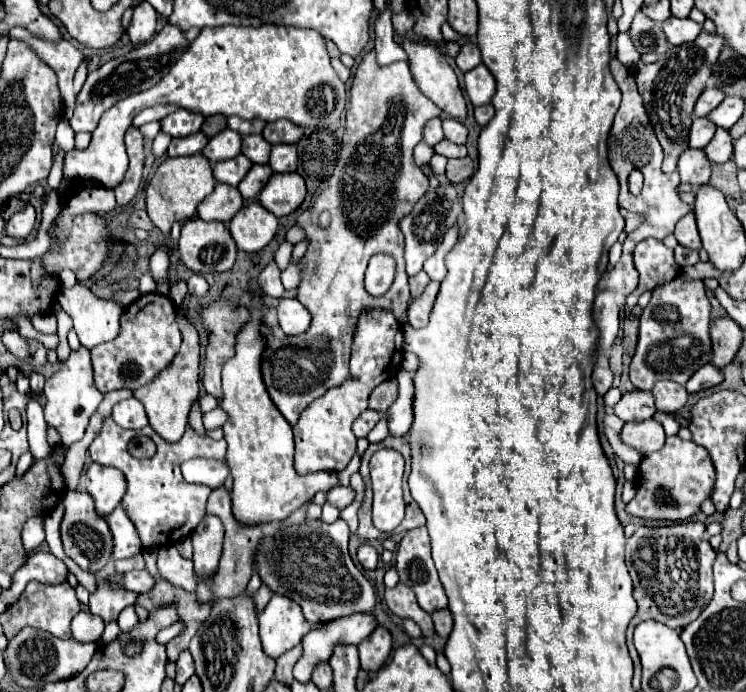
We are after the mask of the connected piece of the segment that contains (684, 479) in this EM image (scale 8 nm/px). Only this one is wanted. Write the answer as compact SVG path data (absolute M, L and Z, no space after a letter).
M678 436L666 438L662 450L646 456L640 464L640 484L636 498L626 504L626 512L646 520L684 522L700 510L700 504L710 496L714 484L714 466L710 454L696 442L684 442Z

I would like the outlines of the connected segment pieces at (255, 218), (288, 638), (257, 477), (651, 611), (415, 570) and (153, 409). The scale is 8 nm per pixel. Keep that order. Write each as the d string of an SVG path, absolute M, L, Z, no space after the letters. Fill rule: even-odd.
M260 204L244 206L230 220L230 234L236 246L244 252L262 250L274 238L276 228L278 228L276 216L262 208Z
M274 594L268 606L258 614L260 640L262 648L270 658L278 658L286 650L300 644L302 636L312 630L312 624L304 620L304 614L296 604L286 598Z
M252 296L250 304L252 320L242 328L236 342L236 356L222 368L224 398L220 408L226 410L228 422L224 428L224 440L228 442L226 464L232 472L232 514L242 526L262 526L266 522L284 522L294 510L310 502L316 492L330 490L338 484L336 472L314 472L300 476L294 470L294 438L292 426L272 404L260 374L260 358L264 352L264 340L260 336L262 300Z
M692 522L692 524L672 524L672 526L662 526L662 528L648 528L648 526L640 526L626 542L626 566L628 572L632 576L634 582L634 600L638 602L638 612L632 618L630 626L628 626L628 646L630 652L636 652L632 646L632 630L636 628L636 624L644 622L644 620L658 620L674 630L682 630L686 624L690 624L692 620L698 618L698 614L702 612L702 608L712 600L712 564L714 564L716 552L714 548L708 544L708 536L706 536L706 528L700 522ZM658 538L666 538L664 546L656 546Z
M426 526L404 534L398 544L398 562L404 562L404 582L416 592L422 610L434 612L448 606L446 592L430 556L430 536Z
M178 314L178 326L182 332L182 348L174 356L172 364L152 380L152 384L146 384L144 388L134 390L134 396L144 404L150 426L168 442L180 440L186 426L188 426L188 412L190 406L196 402L198 392L200 392L200 342L198 342L198 332L192 326L192 322L184 316Z

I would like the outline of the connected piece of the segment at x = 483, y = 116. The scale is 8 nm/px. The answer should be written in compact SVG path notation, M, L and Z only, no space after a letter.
M486 104L486 106L478 106L474 108L474 118L480 126L486 126L490 122L490 118L494 116L494 106L492 104Z

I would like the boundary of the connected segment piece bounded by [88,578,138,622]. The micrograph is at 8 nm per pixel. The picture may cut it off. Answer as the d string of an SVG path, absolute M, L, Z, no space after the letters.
M100 578L96 580L96 592L90 594L88 608L104 622L112 622L118 618L124 606L136 602L136 596L138 596L136 592L128 592L124 588L112 588L112 584L108 584L108 578Z

